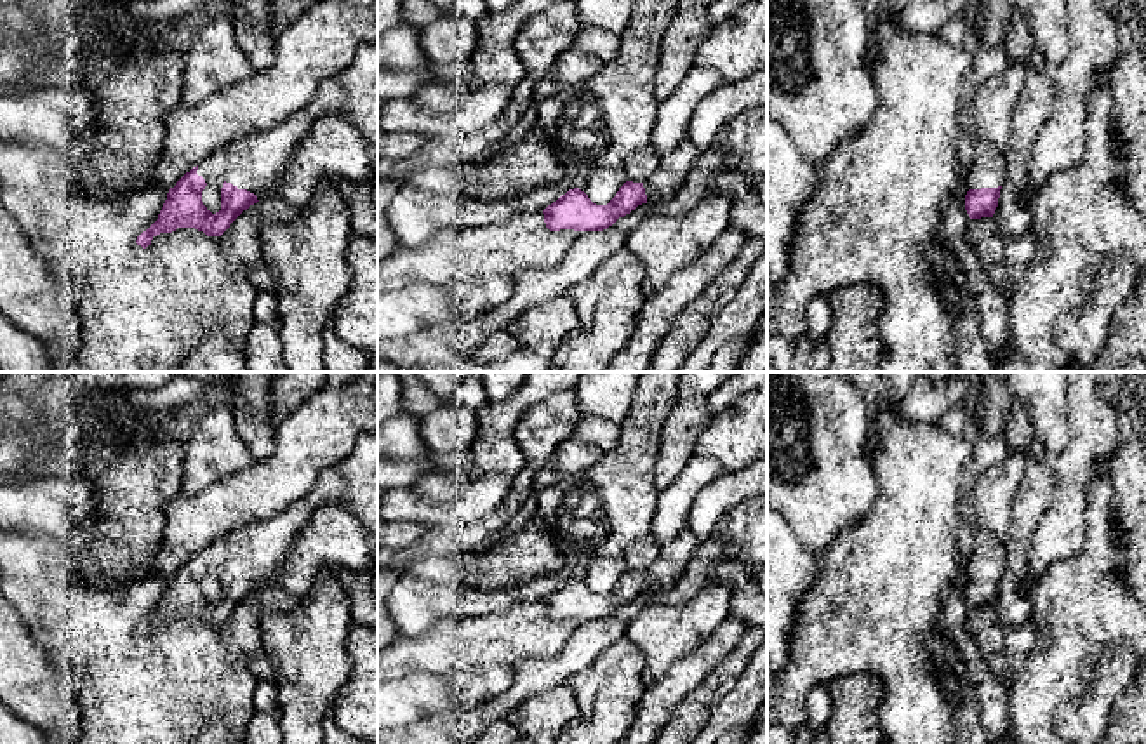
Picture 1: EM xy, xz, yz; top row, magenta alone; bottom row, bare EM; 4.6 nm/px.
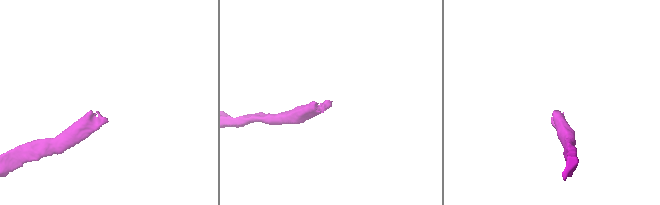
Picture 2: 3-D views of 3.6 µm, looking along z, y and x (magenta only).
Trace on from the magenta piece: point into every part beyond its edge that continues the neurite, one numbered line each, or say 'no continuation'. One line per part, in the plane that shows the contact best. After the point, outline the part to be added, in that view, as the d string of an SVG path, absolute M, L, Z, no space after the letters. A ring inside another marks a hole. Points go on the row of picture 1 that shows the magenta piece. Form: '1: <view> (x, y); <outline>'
1: xy (256, 162); M332 76L315 92L313 99L294 116L271 130L249 134L198 165L197 174L207 184L231 183L238 189L247 189L257 200L277 198L287 163L310 132L313 123L325 115L343 115L344 89Z

